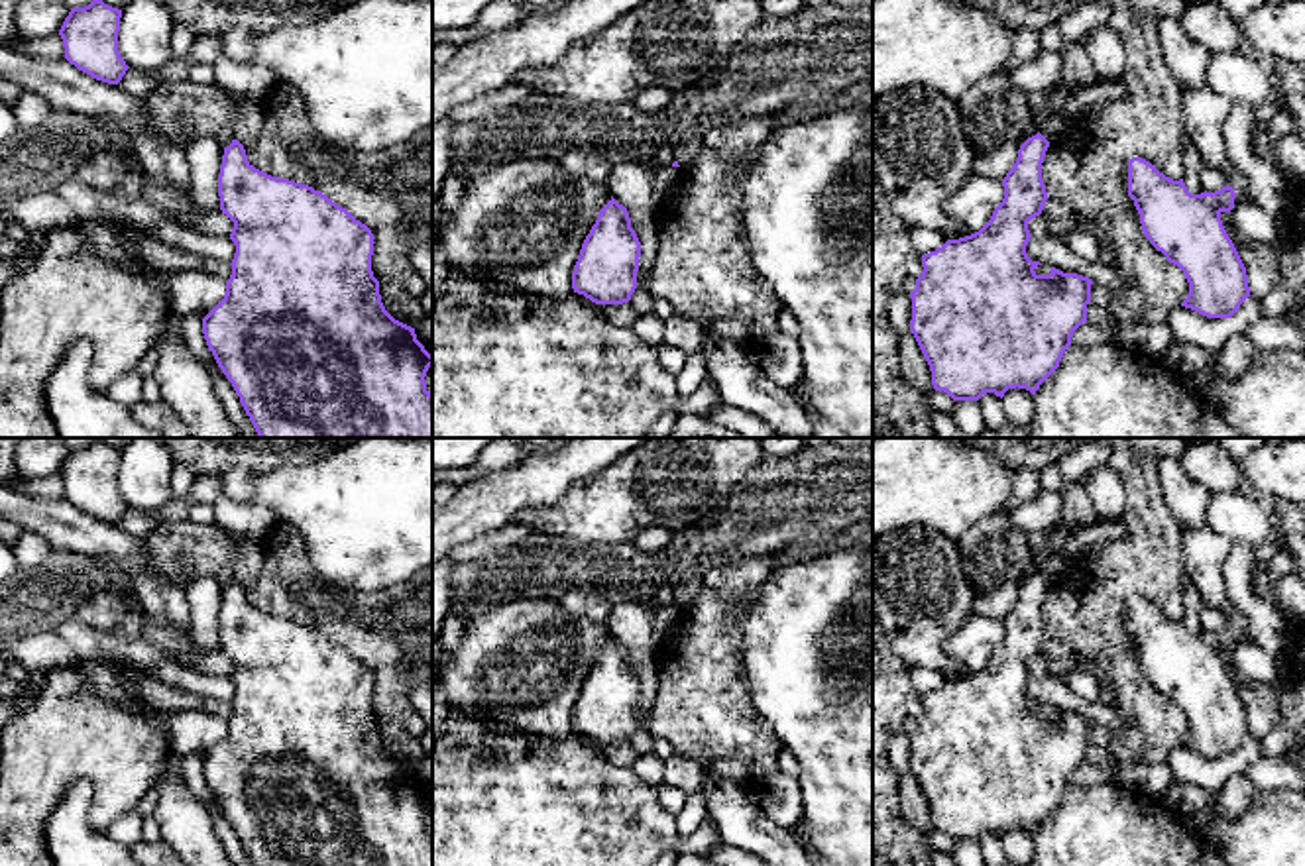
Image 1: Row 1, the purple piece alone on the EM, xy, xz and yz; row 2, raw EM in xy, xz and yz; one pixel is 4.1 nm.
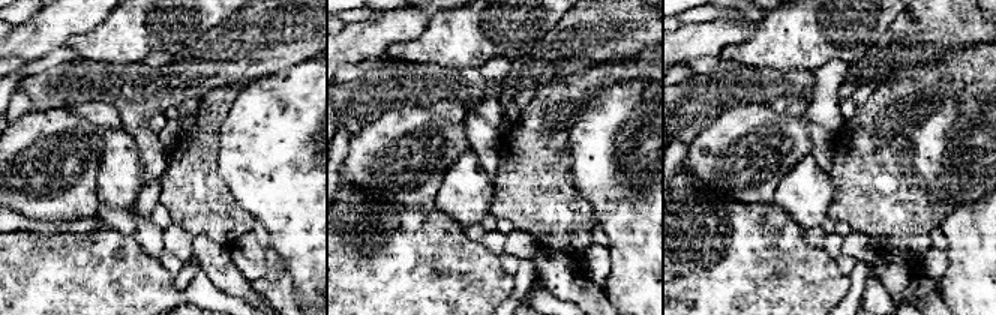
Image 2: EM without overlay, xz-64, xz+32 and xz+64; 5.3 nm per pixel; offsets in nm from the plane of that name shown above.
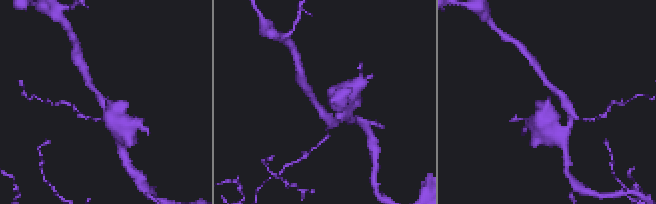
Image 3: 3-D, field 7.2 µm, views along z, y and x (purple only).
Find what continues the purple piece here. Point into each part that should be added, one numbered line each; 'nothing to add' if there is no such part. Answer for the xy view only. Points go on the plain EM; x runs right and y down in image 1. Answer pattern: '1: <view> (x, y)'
nothing to add

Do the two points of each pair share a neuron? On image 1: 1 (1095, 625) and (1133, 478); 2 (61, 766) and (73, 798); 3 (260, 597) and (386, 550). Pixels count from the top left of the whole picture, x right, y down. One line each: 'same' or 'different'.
1: same
2: different
3: different

